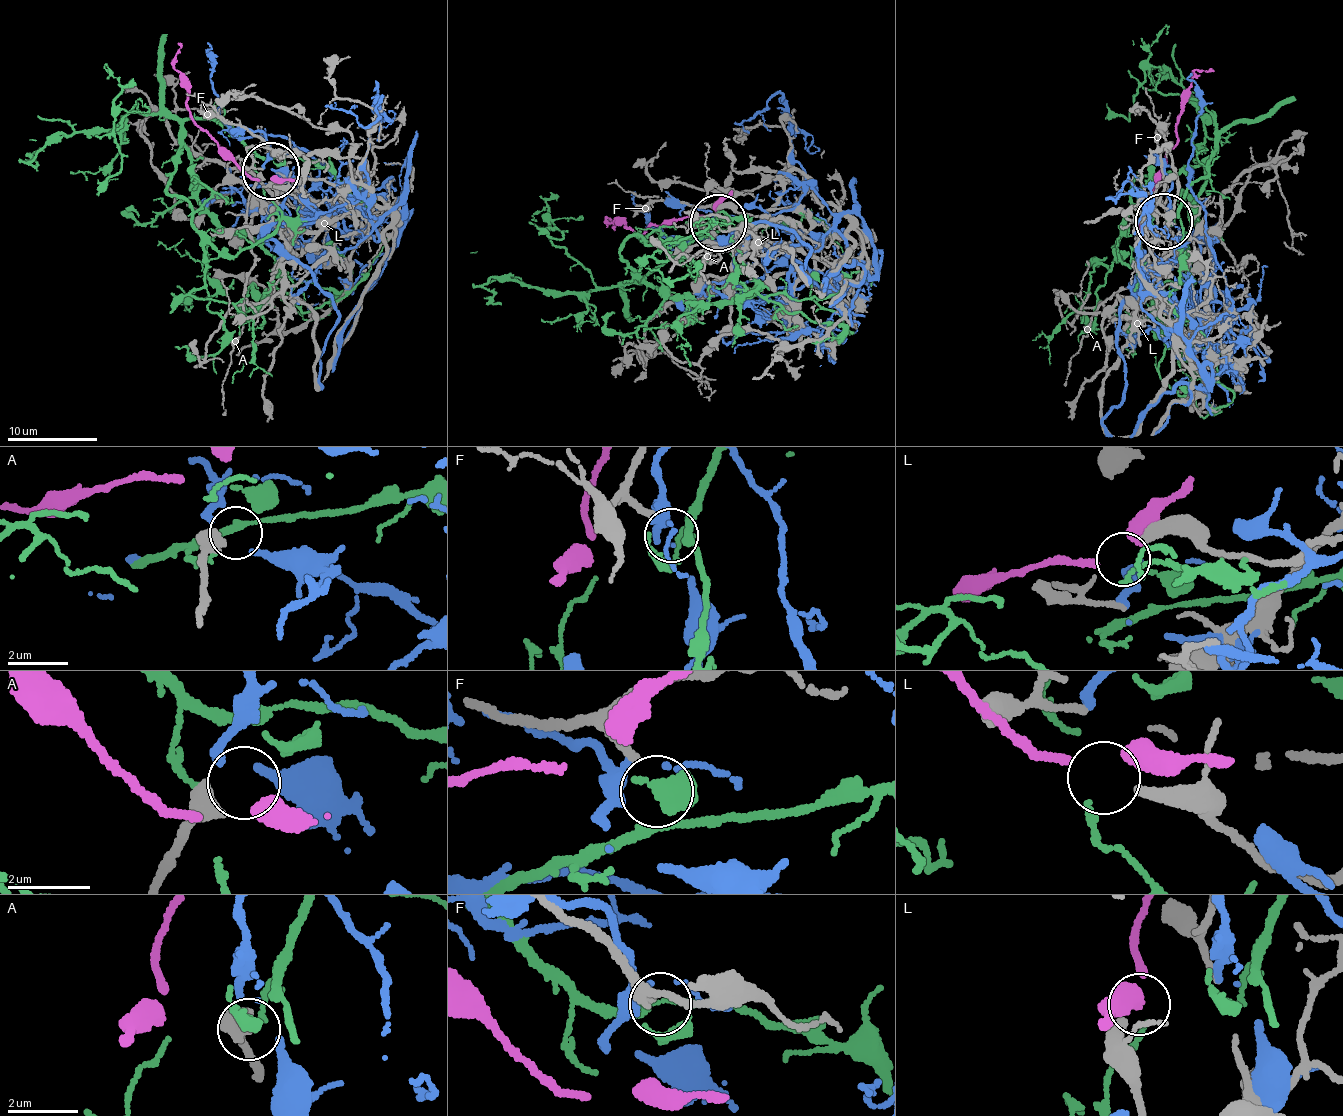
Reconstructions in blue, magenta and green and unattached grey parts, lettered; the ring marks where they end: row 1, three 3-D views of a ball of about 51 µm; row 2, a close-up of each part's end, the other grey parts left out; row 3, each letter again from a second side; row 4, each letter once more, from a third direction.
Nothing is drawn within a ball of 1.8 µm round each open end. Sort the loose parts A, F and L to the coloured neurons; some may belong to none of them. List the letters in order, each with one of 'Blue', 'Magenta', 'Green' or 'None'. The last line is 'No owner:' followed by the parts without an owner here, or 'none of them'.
A: None
F: Green
L: Magenta
No owner: A

